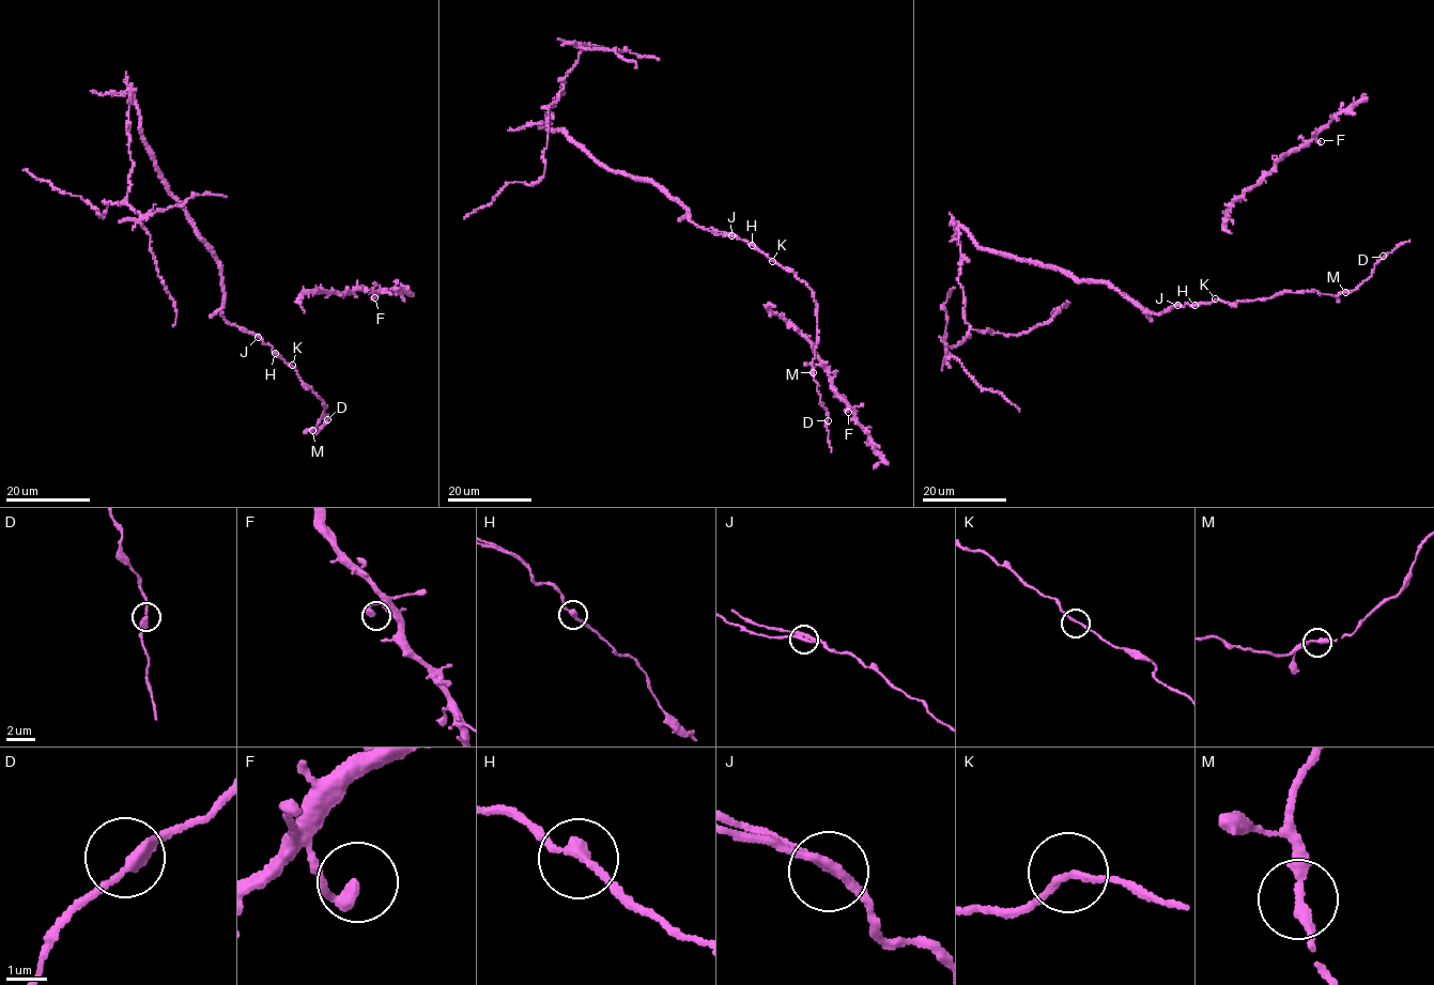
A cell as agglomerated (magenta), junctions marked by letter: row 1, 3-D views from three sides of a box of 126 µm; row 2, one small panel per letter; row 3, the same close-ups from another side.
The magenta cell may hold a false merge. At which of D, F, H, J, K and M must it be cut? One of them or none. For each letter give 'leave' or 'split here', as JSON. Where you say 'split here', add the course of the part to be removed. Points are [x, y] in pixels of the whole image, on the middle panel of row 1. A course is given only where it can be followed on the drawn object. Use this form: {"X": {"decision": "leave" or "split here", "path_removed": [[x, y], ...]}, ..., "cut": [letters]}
{"D": {"decision": "leave"}, "F": {"decision": "leave"}, "H": {"decision": "leave"}, "J": {"decision": "split here", "path_removed": [[731, 235], [548, 126], [564, 81], [548, 107], [544, 175], [507, 183], [464, 218]]}, "K": {"decision": "leave"}, "M": {"decision": "leave"}, "cut": ["J"]}

